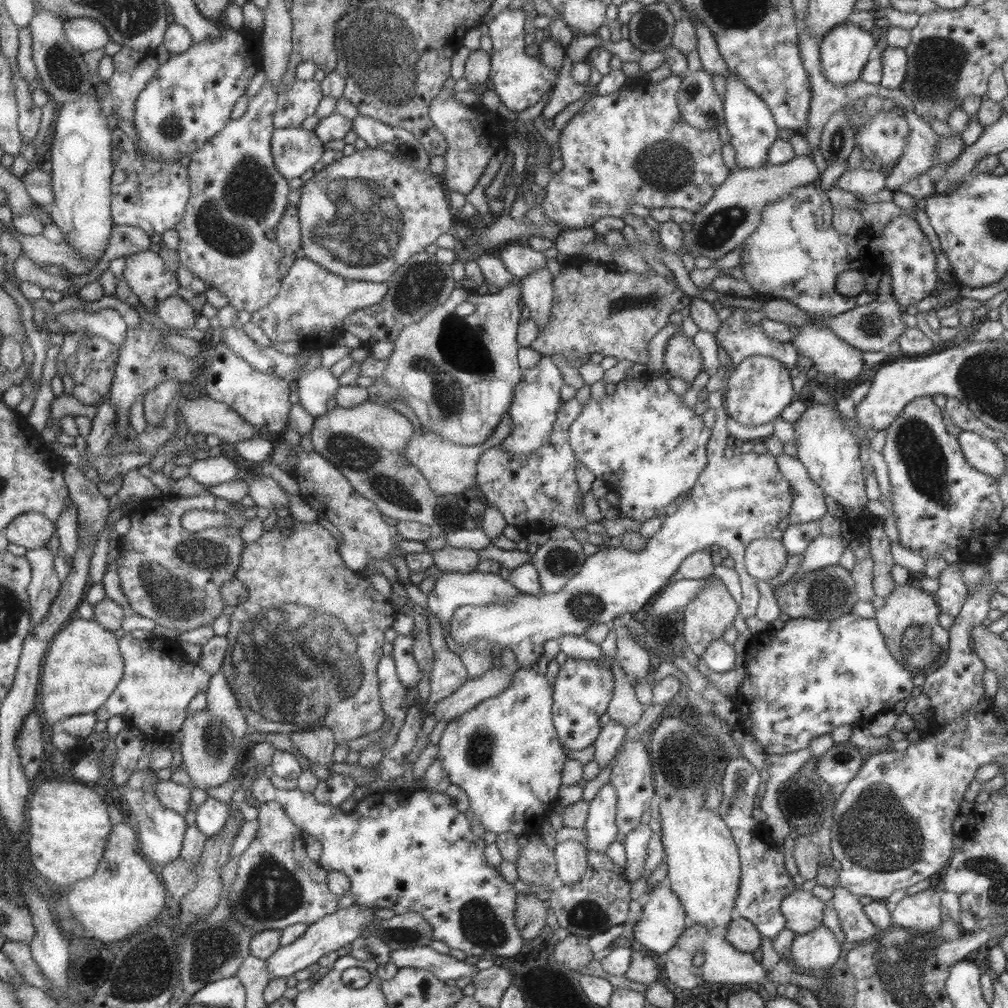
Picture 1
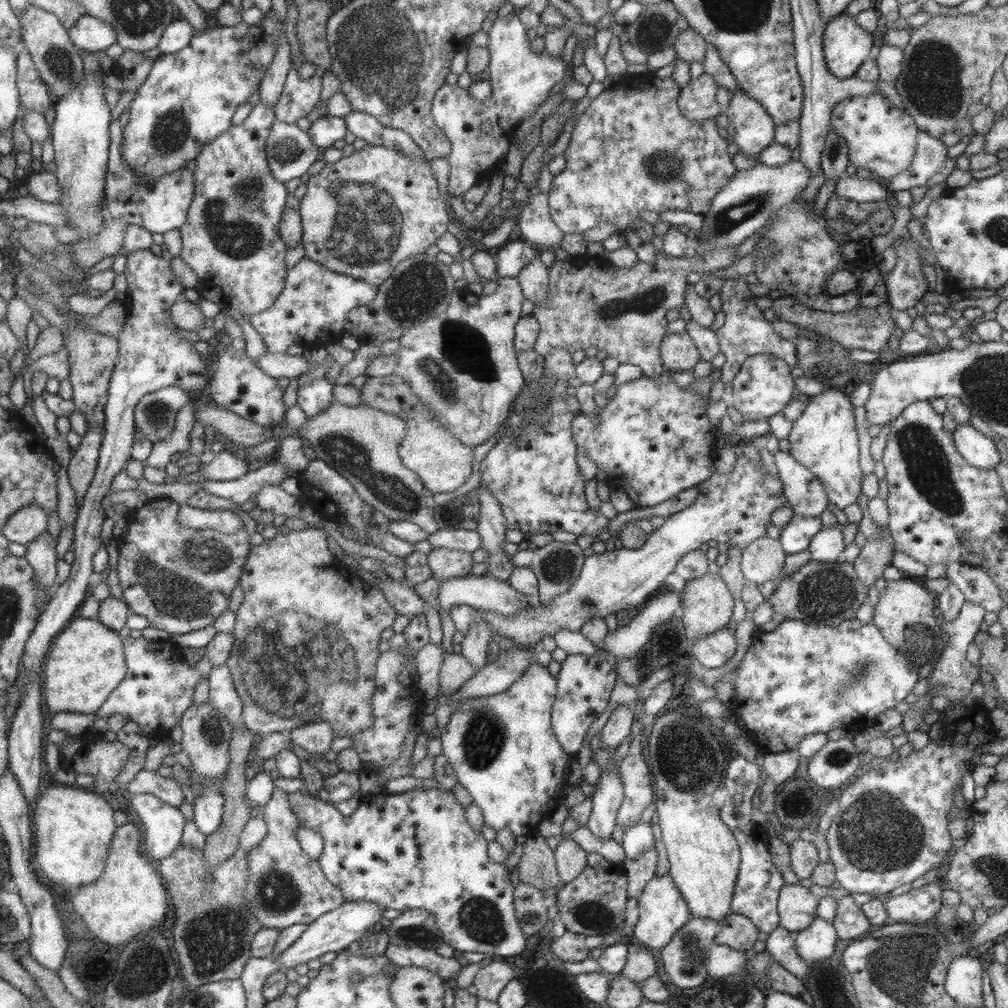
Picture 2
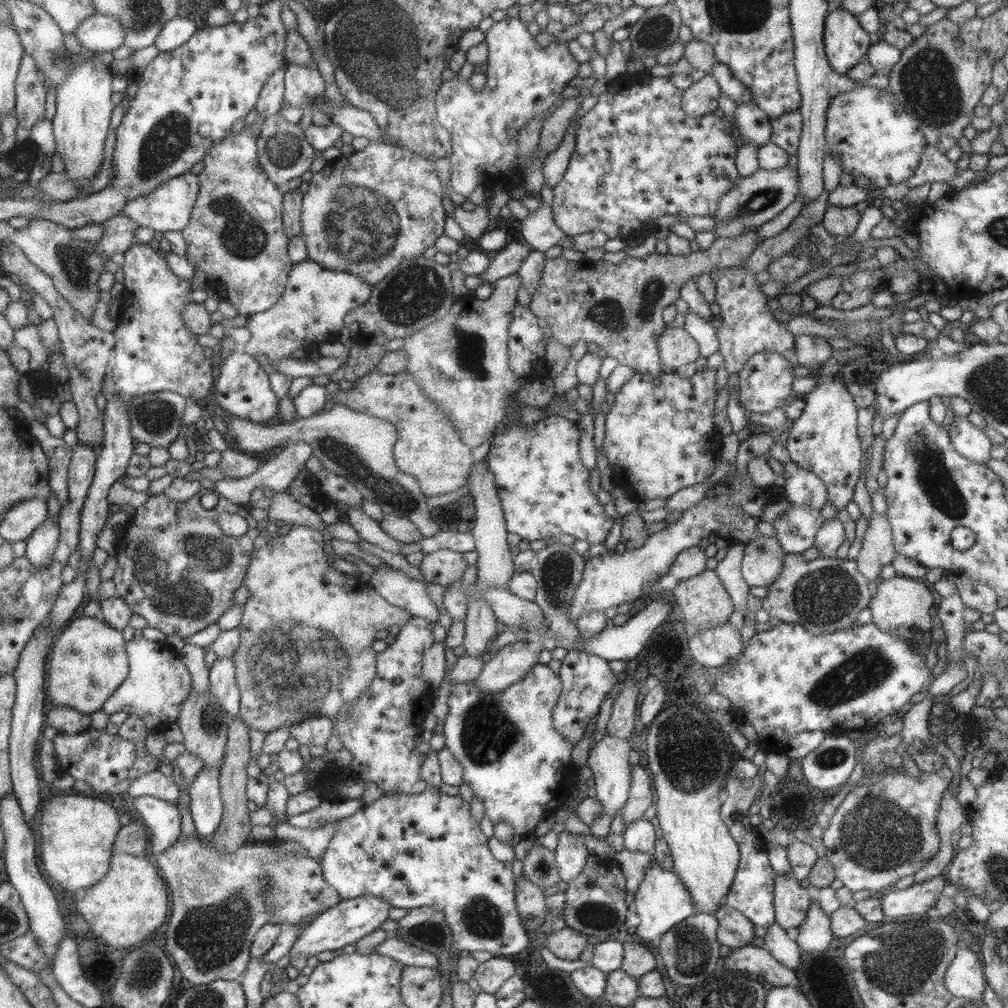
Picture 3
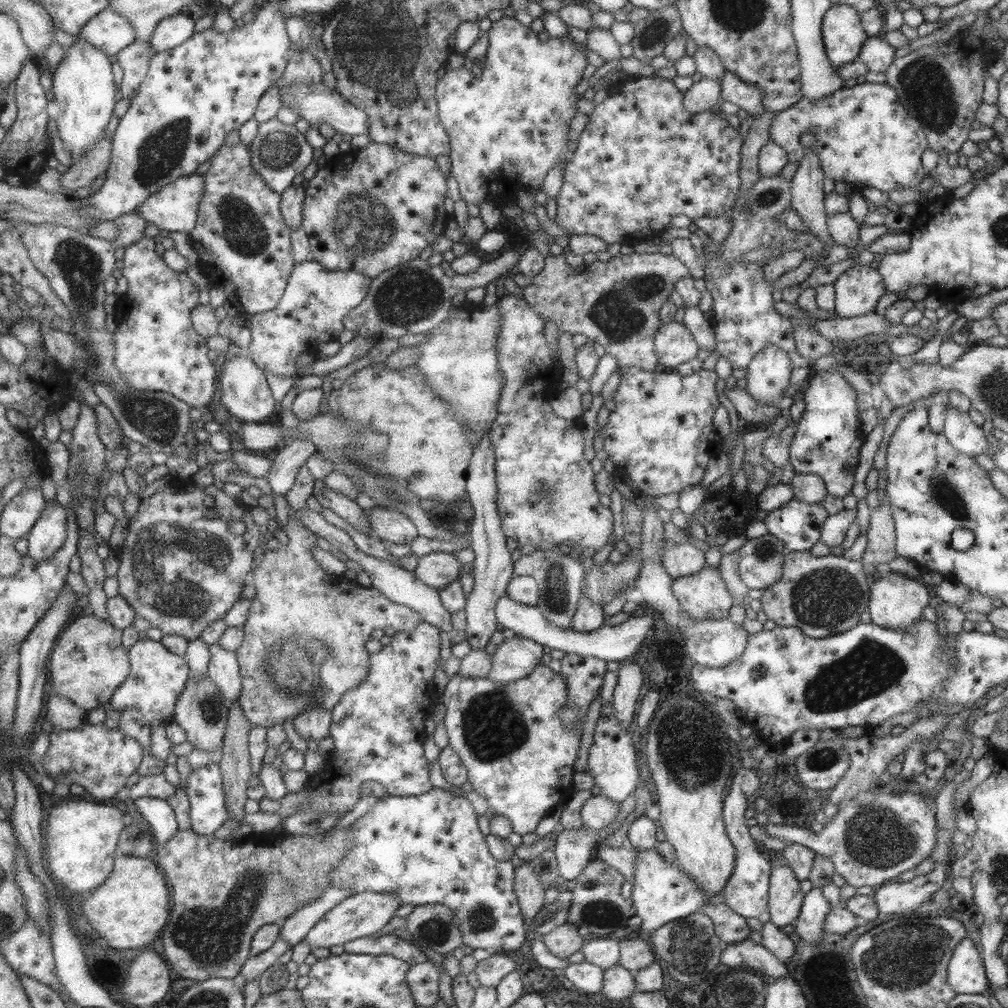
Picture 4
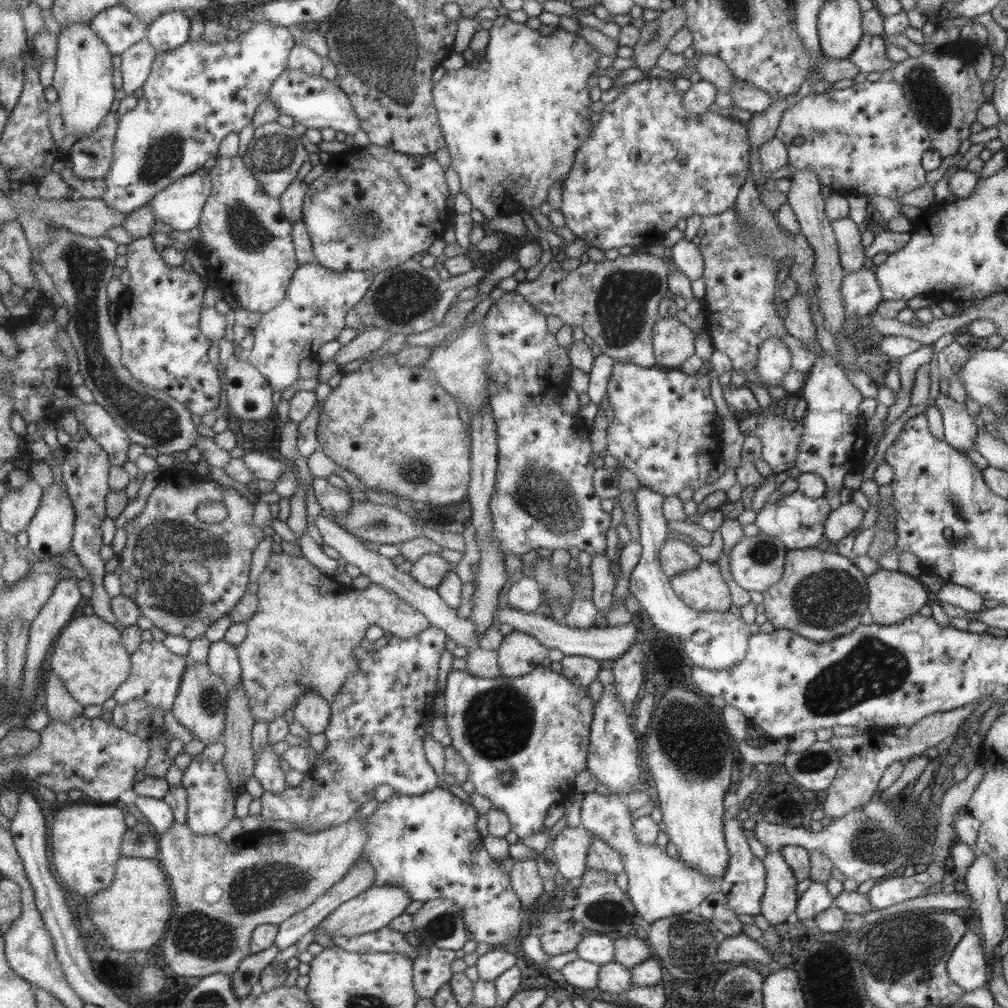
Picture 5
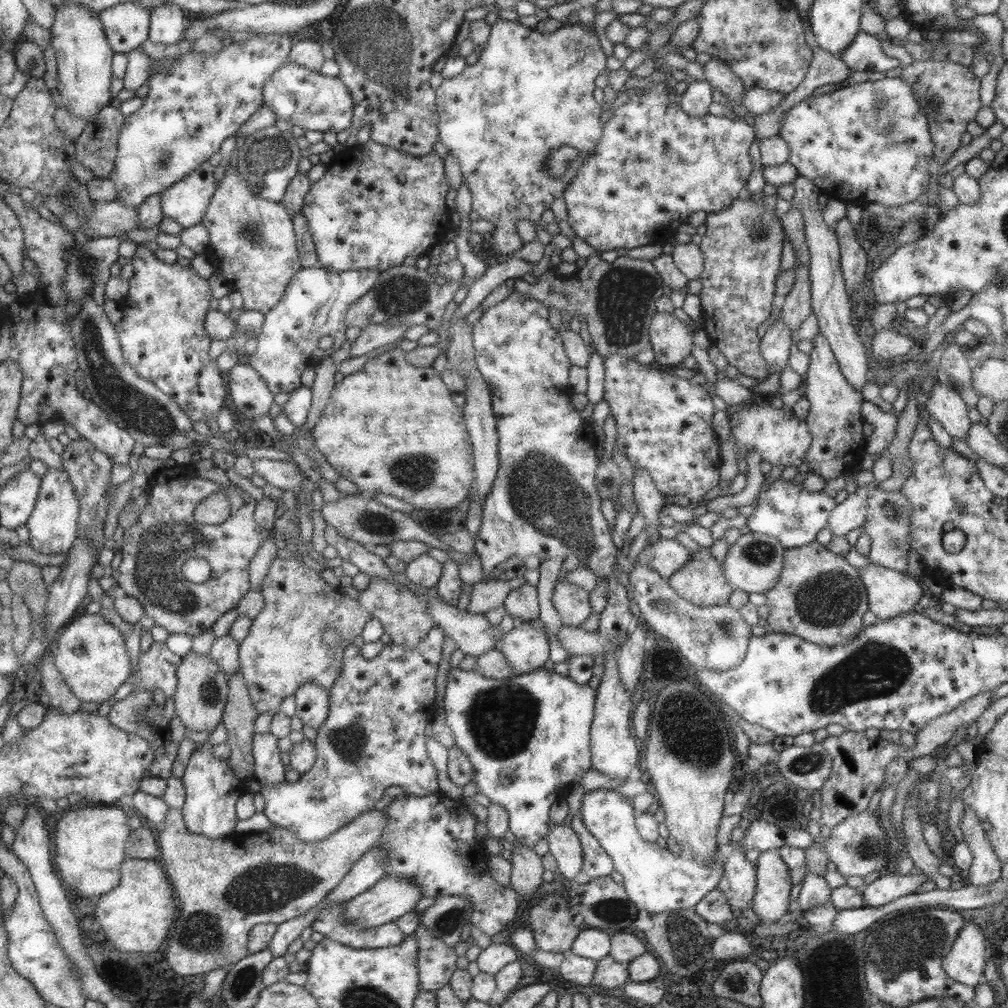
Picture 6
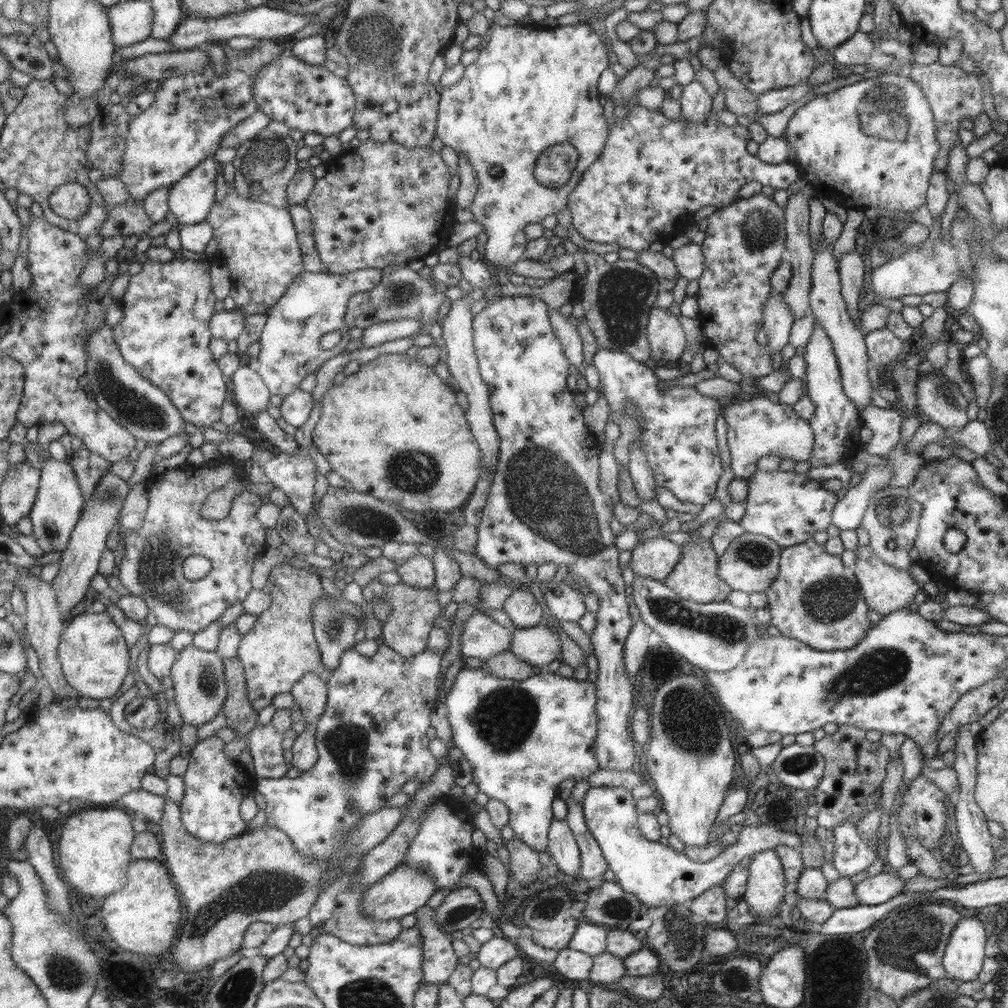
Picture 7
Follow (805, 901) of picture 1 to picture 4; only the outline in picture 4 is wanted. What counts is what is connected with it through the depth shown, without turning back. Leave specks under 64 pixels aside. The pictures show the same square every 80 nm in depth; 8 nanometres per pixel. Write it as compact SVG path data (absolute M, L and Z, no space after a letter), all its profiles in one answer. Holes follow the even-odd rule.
M770 856L767 859L771 865L767 894L769 922L777 927L789 926L795 922L805 895L800 890L800 882L785 862L770 860Z

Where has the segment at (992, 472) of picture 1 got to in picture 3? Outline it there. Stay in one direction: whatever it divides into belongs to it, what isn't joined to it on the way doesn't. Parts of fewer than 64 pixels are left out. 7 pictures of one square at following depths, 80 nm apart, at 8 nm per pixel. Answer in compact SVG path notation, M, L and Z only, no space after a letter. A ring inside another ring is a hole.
M954 416L951 422L945 423L953 449L977 464L985 464L990 460L990 448L992 443L983 434L982 430L975 428L967 420L966 416Z

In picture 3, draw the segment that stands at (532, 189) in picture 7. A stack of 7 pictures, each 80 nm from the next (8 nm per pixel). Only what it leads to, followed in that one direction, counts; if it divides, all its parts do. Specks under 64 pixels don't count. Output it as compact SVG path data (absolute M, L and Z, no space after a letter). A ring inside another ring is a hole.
M506 16L498 22L494 22L484 32L484 41L488 46L488 56L483 88L475 91L467 80L461 80L456 75L439 85L434 98L436 119L450 134L452 142L451 154L448 156L449 184L455 193L465 197L472 197L473 190L479 186L484 186L491 193L495 186L501 186L508 192L511 189L511 178L517 178L515 186L518 186L521 184L520 177L530 164L536 162L536 164L542 165L545 162L548 154L542 153L539 145L530 153L517 154L517 132L532 118L543 112L550 115L558 106L561 106L564 99L560 94L567 82L575 78L577 67L580 65L571 56L569 44L549 43L541 48L527 30L526 23L517 18Z

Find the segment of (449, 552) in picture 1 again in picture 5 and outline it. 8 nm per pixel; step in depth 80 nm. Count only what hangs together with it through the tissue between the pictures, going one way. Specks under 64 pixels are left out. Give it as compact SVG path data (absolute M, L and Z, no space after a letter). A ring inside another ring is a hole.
M423 554L419 559L413 560L409 576L421 586L436 588L439 586L445 573L453 569L453 564L447 563L437 554Z

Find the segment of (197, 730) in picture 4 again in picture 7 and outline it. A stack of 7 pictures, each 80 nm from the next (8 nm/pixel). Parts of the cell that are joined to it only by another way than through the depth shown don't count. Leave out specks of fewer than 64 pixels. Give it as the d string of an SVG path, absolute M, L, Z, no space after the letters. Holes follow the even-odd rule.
M192 644L177 653L170 668L174 701L181 720L195 727L201 726L215 716L226 699L226 682L222 659L215 652L199 650Z

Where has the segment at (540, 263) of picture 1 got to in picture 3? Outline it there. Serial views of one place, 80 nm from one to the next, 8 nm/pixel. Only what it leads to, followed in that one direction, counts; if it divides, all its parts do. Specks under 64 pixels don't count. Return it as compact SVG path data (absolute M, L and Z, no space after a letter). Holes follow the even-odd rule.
M509 242L499 249L493 260L489 261L487 268L478 274L482 284L493 285L498 278L515 274L524 256L527 256L529 247L517 242Z

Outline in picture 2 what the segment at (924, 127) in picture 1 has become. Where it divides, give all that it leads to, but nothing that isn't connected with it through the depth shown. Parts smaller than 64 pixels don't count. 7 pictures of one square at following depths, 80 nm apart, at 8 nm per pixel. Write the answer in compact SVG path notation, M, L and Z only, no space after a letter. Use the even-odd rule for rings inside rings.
M918 130L917 146L907 170L900 170L897 176L885 184L887 191L908 190L918 192L925 188L925 181L939 172L946 157L946 146L935 137Z

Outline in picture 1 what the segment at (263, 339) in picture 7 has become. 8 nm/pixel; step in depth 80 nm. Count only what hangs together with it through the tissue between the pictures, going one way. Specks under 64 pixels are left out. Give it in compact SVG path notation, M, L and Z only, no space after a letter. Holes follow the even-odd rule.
M301 256L296 258L286 270L286 273L282 276L281 286L276 295L269 301L269 304L256 310L251 315L250 321L261 328L270 342L295 340L304 348L318 347L322 349L337 343L337 339L344 333L344 329L341 327L344 318L350 312L377 304L383 298L386 290L387 284L385 282L379 284L379 282L363 282L343 278Z

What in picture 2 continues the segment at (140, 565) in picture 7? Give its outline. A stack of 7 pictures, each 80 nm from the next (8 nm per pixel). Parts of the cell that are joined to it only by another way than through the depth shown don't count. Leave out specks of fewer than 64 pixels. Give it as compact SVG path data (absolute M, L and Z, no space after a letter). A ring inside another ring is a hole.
M201 489L186 504L197 510L230 510L242 520L242 529L239 534L223 534L210 528L187 528L173 520L172 500L155 498L128 511L126 531L116 539L119 557L115 570L122 601L151 627L165 630L169 635L187 634L212 625L227 609L229 594L238 586L241 569L251 550L249 537L259 522L247 515L247 507Z

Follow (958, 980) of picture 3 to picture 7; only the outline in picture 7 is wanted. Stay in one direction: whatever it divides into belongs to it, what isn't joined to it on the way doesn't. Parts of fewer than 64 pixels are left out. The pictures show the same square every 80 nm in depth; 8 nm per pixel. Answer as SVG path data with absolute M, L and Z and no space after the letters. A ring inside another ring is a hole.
M961 918L951 930L945 945L942 968L946 976L956 978L961 983L977 979L985 958L985 941L983 924L977 918Z

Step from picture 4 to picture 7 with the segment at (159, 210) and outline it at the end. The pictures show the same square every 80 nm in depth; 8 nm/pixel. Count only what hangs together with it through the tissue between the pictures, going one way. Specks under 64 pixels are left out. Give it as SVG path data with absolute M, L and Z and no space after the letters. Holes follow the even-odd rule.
M213 157L204 158L195 168L188 170L183 178L169 187L167 197L167 211L171 212L180 225L197 224L206 218L213 205L215 192L215 177L218 172L218 163Z

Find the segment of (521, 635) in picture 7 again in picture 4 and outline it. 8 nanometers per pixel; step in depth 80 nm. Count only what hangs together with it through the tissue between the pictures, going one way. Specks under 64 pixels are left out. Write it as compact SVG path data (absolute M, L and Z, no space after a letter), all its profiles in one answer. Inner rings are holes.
M513 635L503 639L492 654L489 680L507 684L525 678L540 663L543 647L534 640Z

